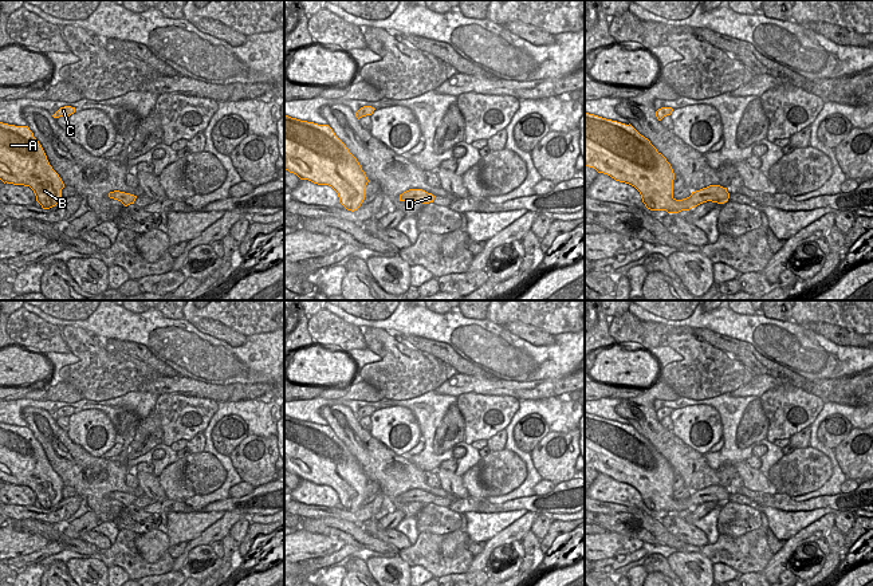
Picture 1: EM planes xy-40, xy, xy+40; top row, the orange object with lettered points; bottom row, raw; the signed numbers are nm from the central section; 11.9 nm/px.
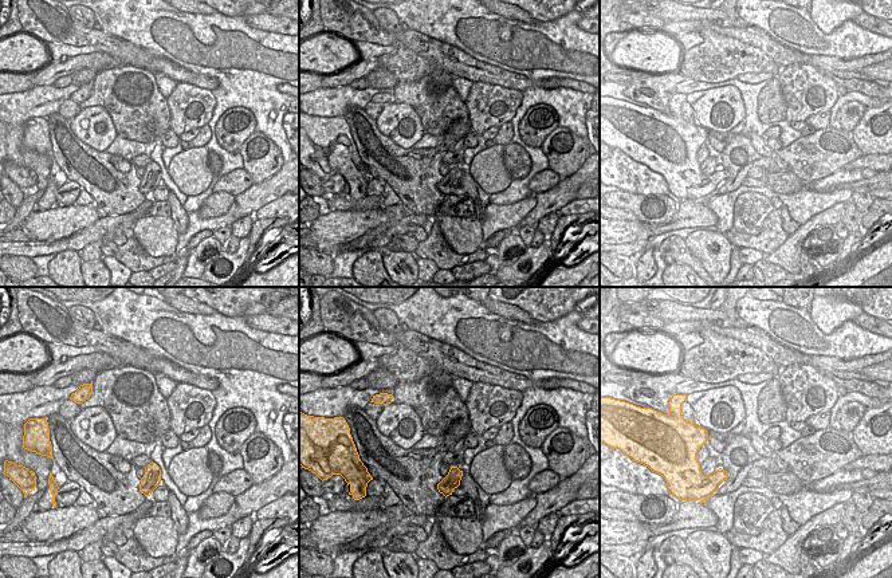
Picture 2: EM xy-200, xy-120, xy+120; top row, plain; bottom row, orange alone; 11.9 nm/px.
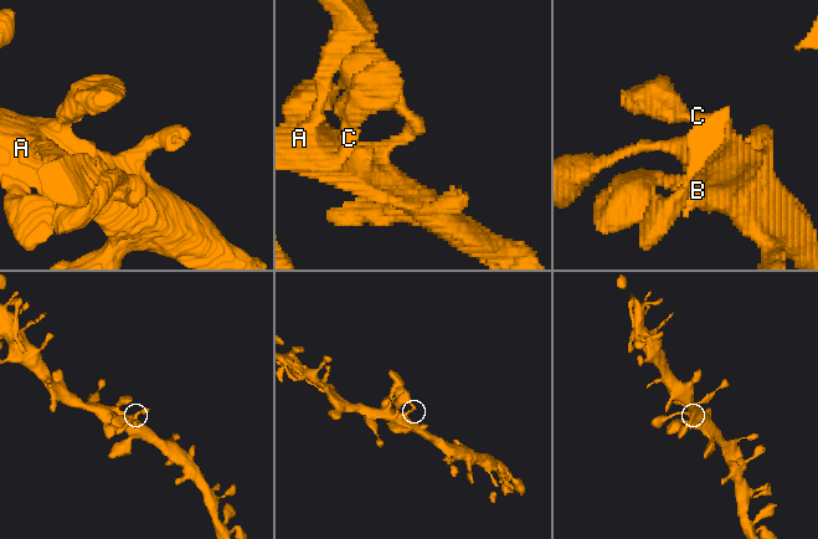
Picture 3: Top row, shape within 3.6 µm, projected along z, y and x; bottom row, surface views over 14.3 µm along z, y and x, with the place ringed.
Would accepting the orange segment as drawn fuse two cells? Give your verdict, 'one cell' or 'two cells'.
one cell

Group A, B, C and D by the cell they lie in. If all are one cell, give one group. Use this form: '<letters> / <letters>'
A B C D

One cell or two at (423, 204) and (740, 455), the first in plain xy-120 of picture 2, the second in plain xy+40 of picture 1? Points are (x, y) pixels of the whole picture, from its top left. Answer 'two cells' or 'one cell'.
two cells

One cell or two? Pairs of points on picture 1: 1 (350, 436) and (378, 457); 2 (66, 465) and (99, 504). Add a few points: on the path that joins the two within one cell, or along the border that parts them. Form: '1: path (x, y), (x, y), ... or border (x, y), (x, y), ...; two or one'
1: path (357, 440), (372, 455); one
2: path (75, 475), (95, 495); one

